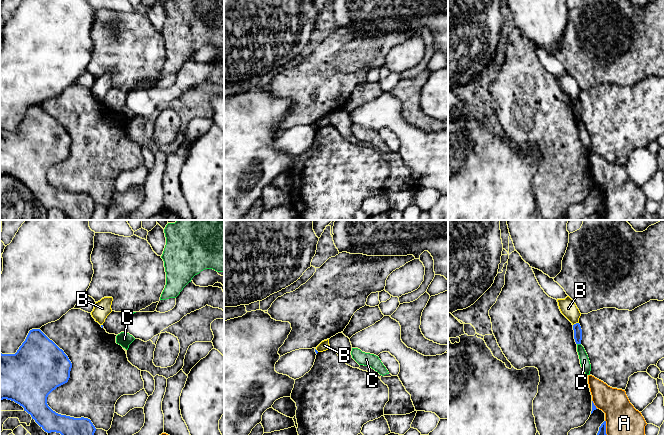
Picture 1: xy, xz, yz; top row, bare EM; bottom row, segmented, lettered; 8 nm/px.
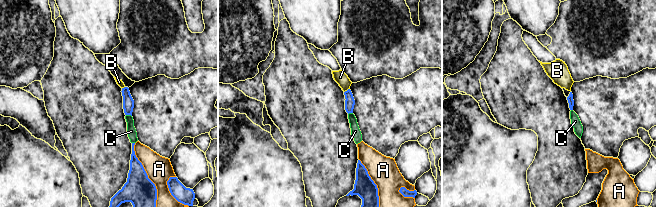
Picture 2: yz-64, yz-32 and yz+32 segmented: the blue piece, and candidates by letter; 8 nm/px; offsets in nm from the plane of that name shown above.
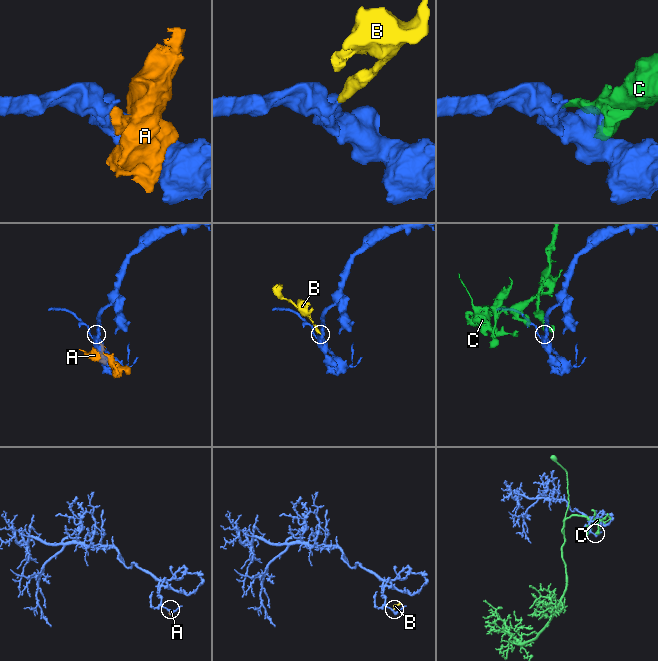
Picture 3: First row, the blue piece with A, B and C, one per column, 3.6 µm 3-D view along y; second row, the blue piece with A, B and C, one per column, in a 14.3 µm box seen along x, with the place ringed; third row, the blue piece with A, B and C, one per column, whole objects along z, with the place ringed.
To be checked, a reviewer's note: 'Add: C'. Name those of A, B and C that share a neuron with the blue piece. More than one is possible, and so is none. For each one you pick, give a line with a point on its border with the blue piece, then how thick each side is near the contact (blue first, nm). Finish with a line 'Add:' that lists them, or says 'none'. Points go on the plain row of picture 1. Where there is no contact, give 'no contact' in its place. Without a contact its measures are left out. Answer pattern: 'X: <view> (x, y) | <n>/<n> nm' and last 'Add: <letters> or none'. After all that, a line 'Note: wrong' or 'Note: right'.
Add: none
Note: wrong

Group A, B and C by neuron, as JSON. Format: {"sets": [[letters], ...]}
{"sets": [["A"], ["B"], ["C"]]}

